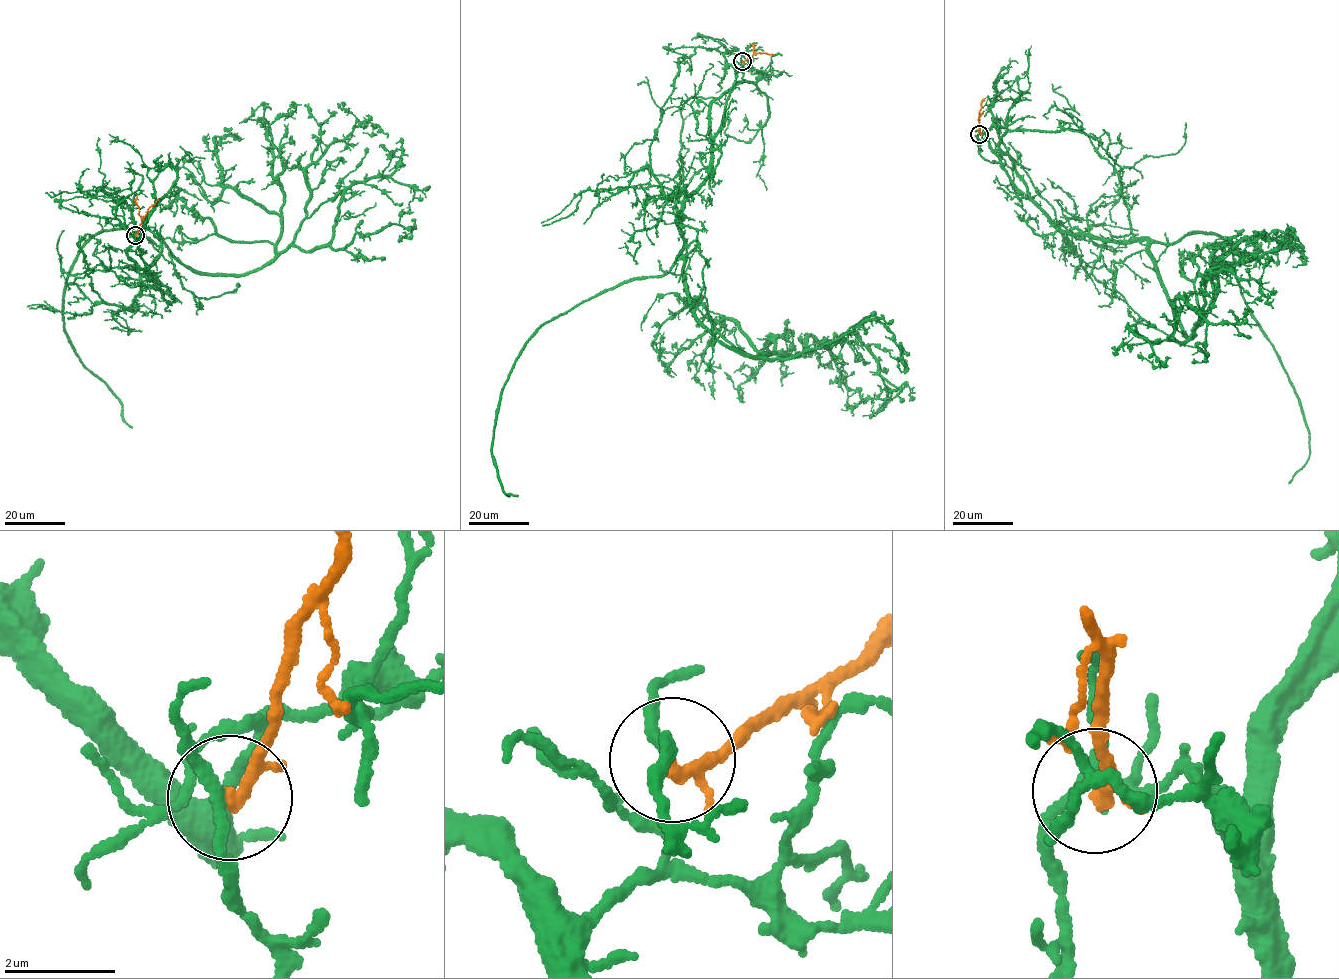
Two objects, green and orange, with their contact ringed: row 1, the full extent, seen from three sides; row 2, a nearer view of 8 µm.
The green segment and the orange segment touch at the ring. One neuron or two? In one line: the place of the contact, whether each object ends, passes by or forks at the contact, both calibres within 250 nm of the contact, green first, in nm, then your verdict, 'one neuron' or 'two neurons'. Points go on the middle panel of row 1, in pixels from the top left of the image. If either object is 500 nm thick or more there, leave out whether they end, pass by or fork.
(742, 61) | green forks | orange passes by | 150/190 nm | two neurons

